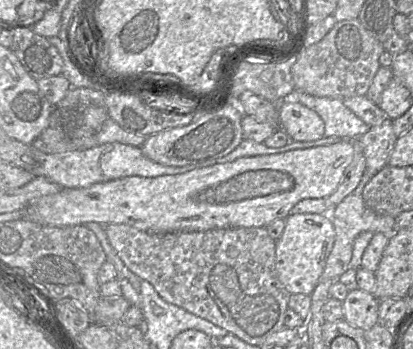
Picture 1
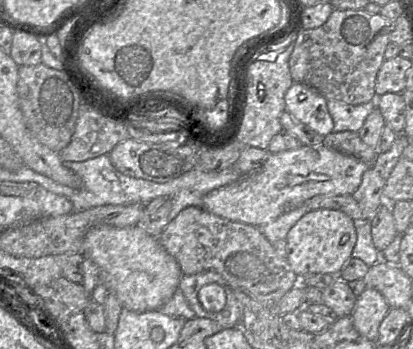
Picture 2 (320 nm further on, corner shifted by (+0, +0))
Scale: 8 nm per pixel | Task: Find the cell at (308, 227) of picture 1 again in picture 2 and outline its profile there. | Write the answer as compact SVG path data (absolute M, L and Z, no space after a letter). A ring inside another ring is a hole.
M339 210L308 211L289 230L285 240L285 260L300 279L320 273L338 275L352 257L357 240L355 222Z

